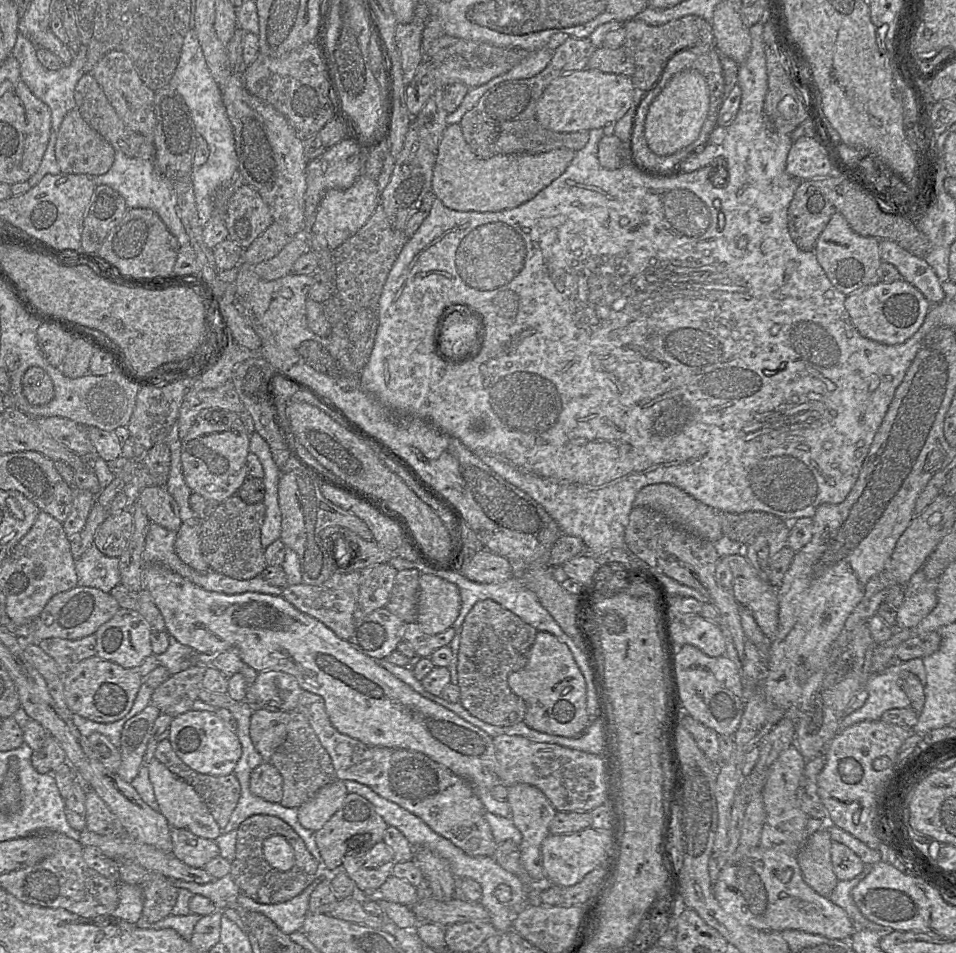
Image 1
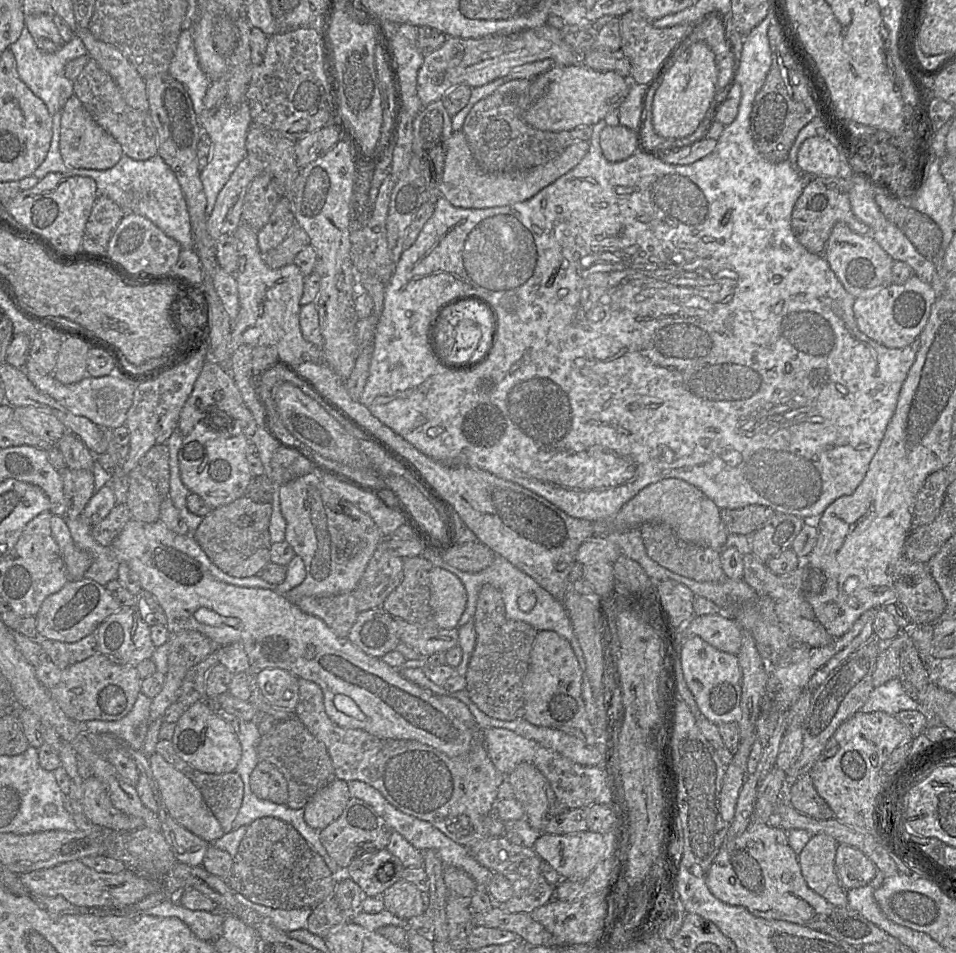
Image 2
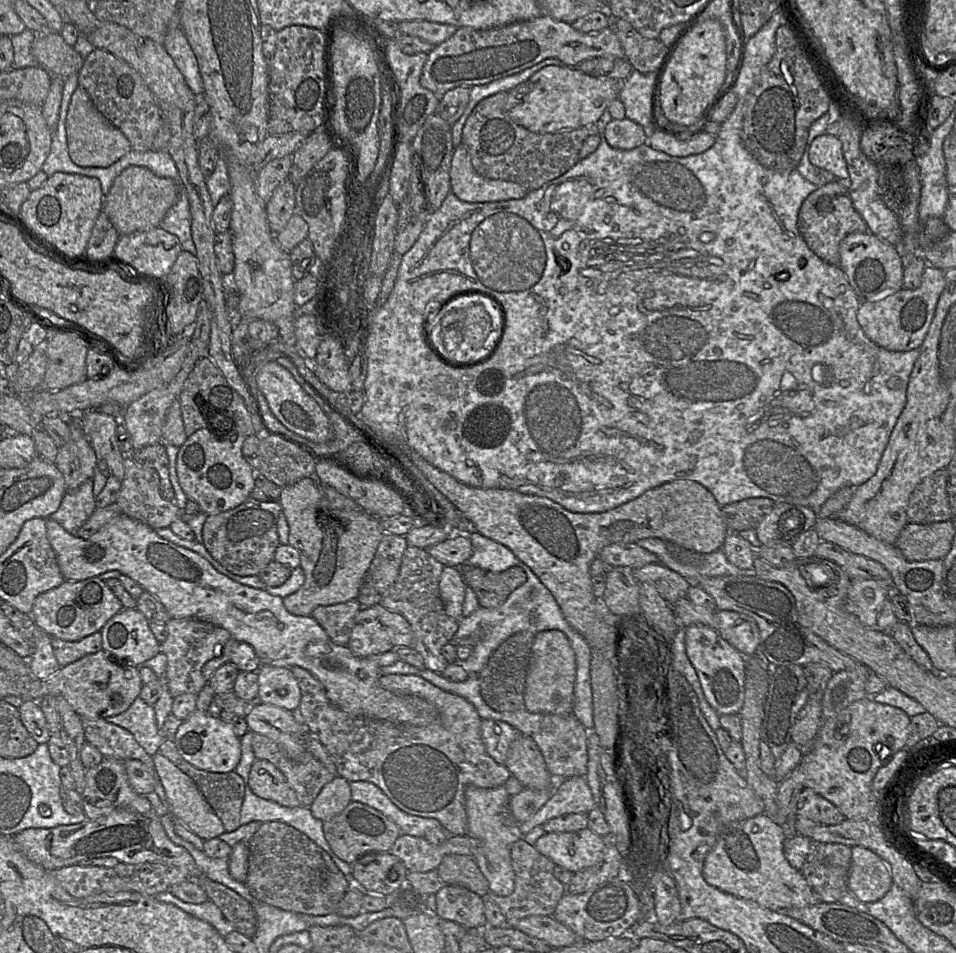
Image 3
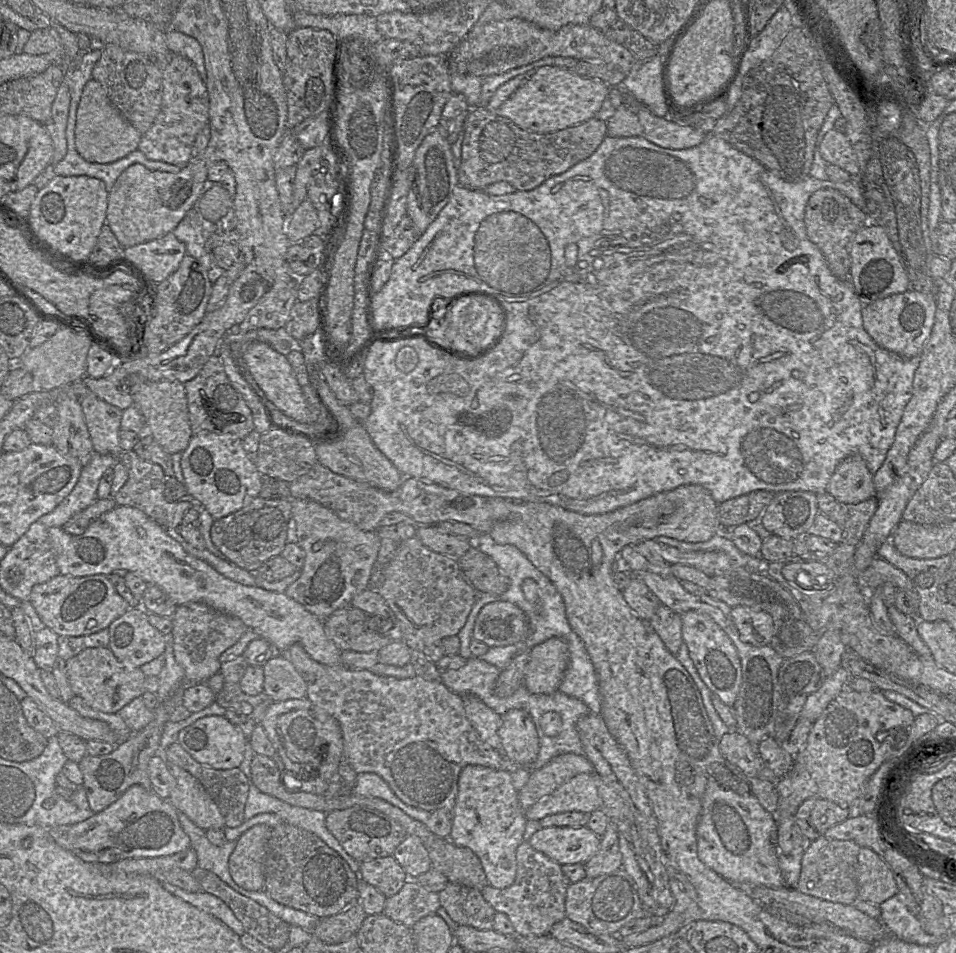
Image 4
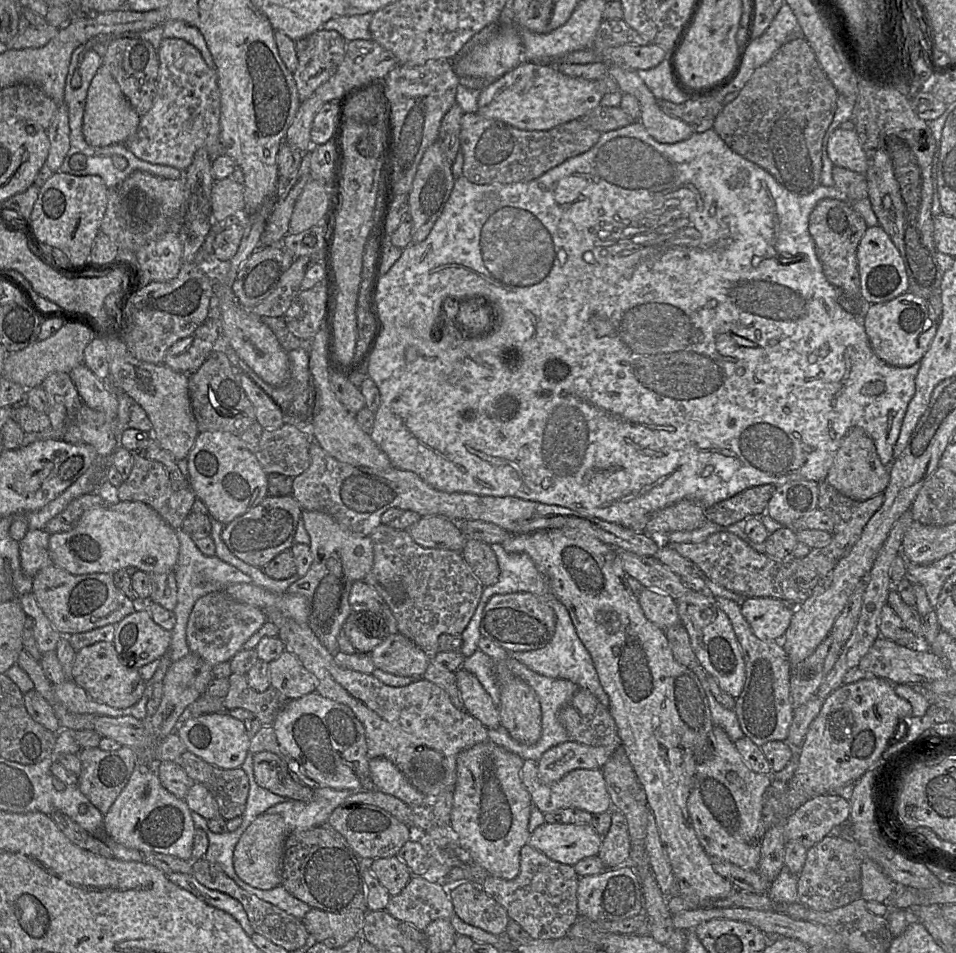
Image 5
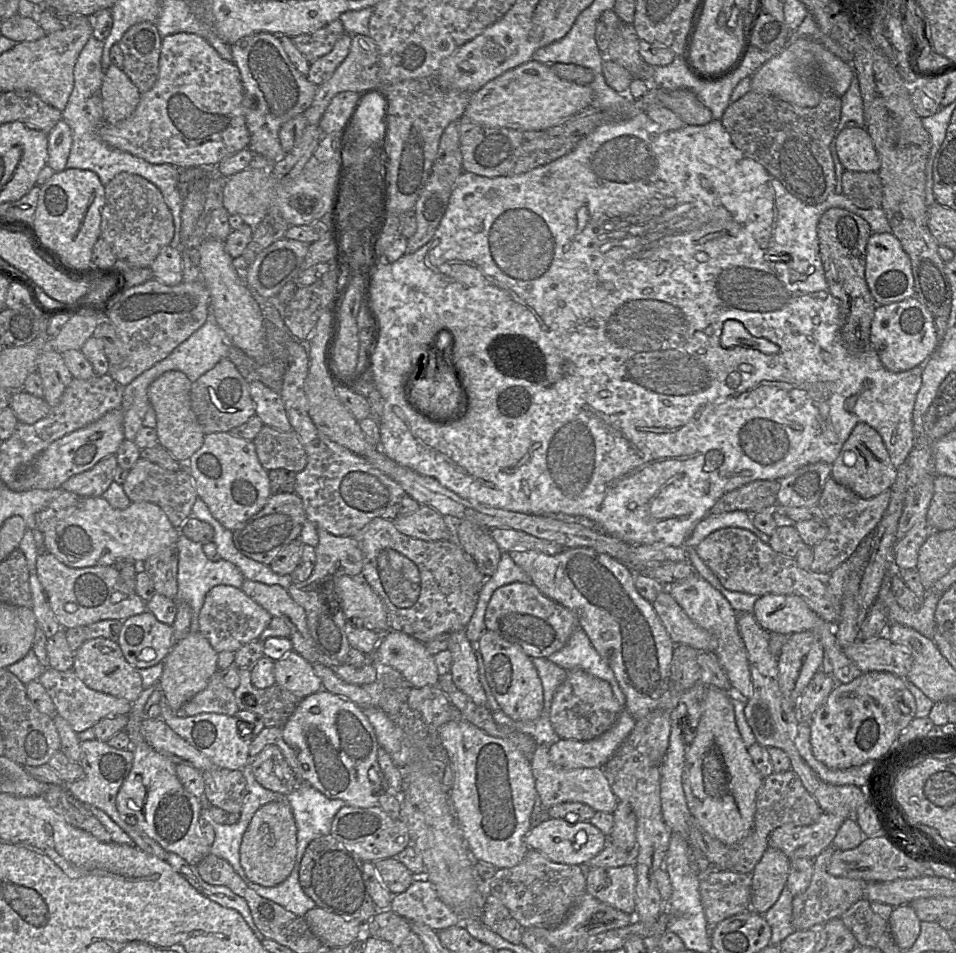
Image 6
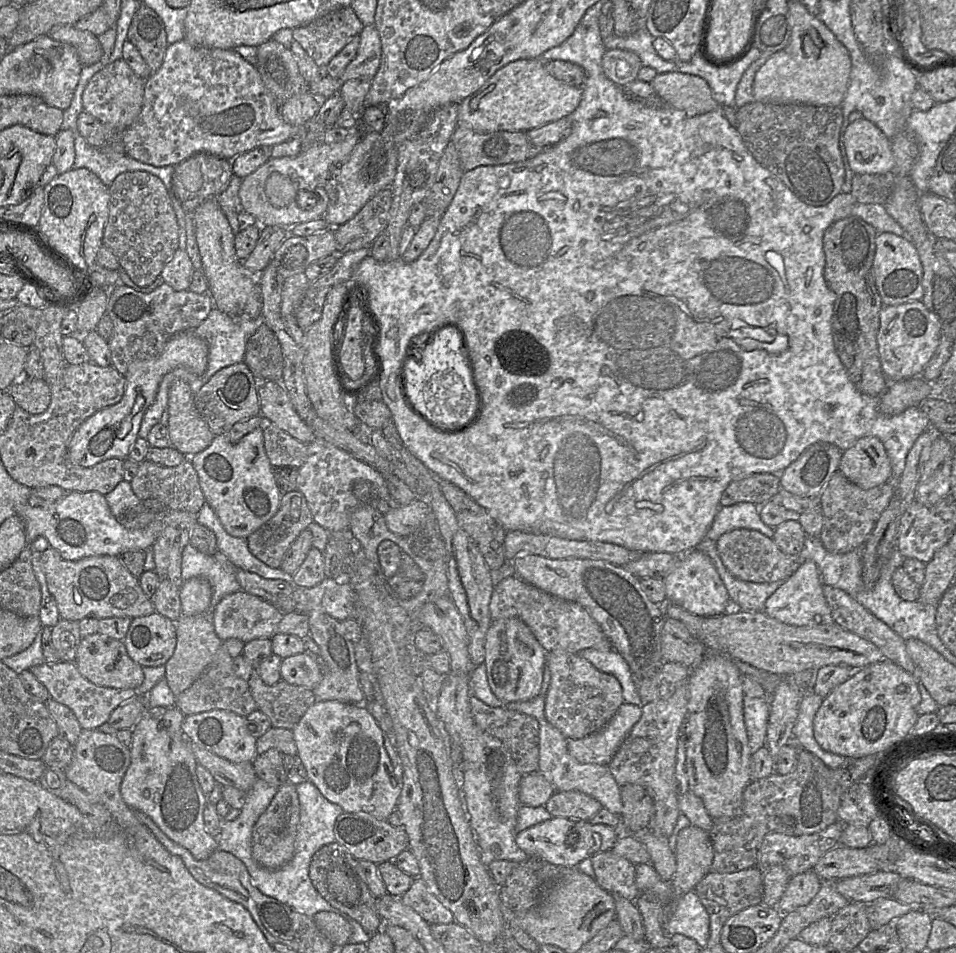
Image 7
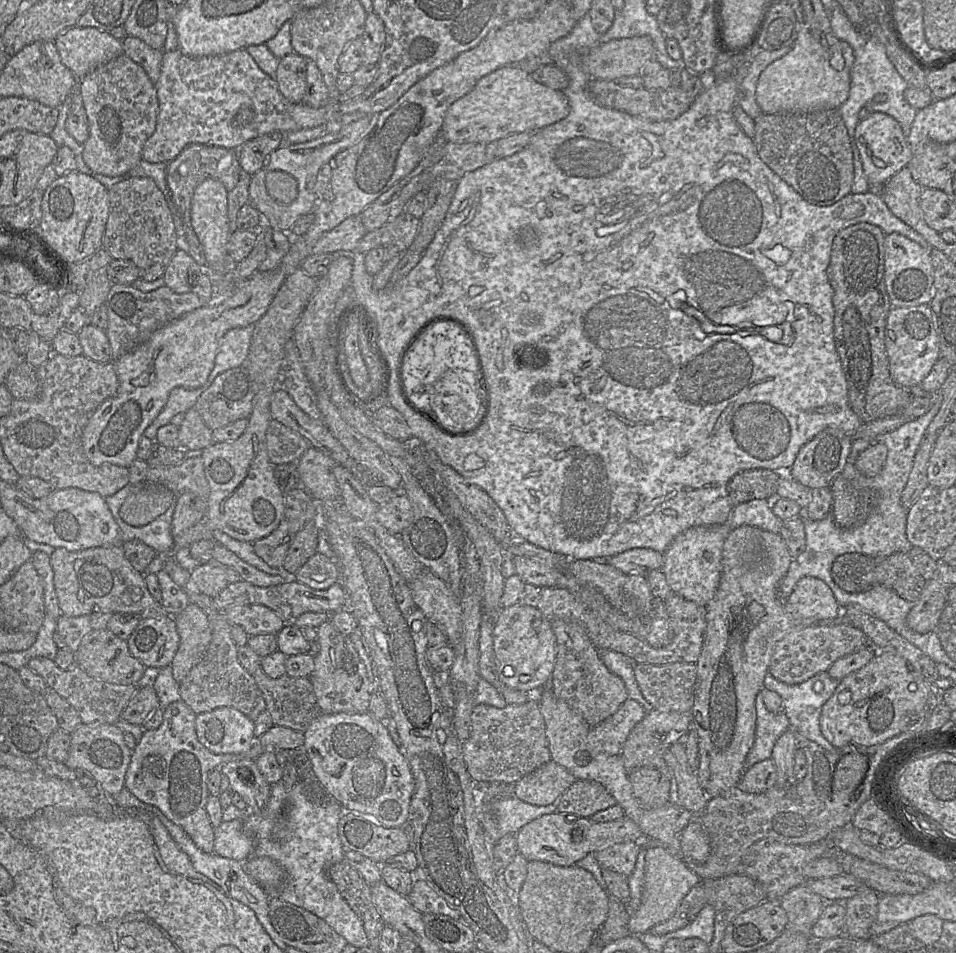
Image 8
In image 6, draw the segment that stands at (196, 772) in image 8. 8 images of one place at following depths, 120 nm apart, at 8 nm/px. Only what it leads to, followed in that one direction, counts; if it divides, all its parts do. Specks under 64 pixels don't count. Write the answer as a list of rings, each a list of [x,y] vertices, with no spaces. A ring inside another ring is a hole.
[[[157,687],[144,688],[128,713],[129,721],[125,731],[129,735],[129,749],[134,757],[132,768],[117,793],[116,807],[120,814],[126,816],[128,823],[138,826],[168,853],[175,853],[189,864],[197,865],[210,853],[210,846],[198,829],[203,805],[200,798],[186,791],[181,784],[176,774],[176,764],[154,750],[141,733],[141,723],[146,717],[145,704]]]

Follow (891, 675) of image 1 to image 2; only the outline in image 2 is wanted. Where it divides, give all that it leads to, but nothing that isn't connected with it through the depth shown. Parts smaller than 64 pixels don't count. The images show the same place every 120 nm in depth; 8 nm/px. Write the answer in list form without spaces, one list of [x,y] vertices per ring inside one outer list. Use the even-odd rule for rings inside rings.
[[[899,677],[874,687],[859,711],[862,713],[882,711],[895,715],[903,710],[919,709],[919,703],[908,693],[902,678]]]

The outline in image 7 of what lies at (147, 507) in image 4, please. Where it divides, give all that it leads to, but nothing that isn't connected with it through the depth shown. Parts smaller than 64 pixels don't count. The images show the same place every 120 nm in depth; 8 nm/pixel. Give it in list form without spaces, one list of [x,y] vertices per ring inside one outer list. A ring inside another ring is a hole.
[[[186,458],[181,464],[175,467],[167,467],[144,460],[139,463],[137,474],[130,484],[133,492],[141,501],[158,502],[166,510],[198,513],[206,502],[197,472],[190,458]]]

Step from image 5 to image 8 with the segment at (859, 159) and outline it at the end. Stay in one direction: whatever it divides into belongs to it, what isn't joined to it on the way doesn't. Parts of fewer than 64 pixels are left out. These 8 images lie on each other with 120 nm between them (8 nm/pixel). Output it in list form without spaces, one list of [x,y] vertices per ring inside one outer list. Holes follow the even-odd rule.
[[[873,112],[862,119],[856,126],[854,141],[870,186],[883,186],[894,174],[907,167],[913,157],[901,125],[885,113]]]

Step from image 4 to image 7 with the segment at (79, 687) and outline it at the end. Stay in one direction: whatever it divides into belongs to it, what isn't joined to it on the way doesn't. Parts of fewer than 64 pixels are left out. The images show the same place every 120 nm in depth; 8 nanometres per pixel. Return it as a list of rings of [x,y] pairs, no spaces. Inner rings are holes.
[[[98,632],[81,639],[74,663],[83,677],[98,686],[137,690],[144,680],[143,667],[129,657],[123,641]]]

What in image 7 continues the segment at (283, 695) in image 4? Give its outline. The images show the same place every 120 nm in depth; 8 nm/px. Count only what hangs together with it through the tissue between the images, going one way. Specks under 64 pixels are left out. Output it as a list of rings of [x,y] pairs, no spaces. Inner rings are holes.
[[[304,651],[283,658],[280,675],[289,684],[313,689],[322,678],[322,669],[317,659]]]

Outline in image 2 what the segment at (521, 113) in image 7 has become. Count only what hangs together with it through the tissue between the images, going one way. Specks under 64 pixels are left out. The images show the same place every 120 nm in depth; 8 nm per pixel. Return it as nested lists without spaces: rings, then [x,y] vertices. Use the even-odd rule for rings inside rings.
[[[582,63],[568,66],[554,66],[532,80],[530,102],[524,112],[524,120],[532,127],[551,132],[573,130],[581,126],[593,126],[605,116],[619,108],[630,90],[630,79],[614,71],[596,71]]]

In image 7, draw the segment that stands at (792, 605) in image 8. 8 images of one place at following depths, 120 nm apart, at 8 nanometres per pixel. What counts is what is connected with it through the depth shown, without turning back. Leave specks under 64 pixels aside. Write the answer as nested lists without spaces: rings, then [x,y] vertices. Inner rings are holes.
[[[807,560],[766,600],[764,612],[786,624],[816,626],[834,623],[831,609],[823,594],[823,582],[815,562]]]

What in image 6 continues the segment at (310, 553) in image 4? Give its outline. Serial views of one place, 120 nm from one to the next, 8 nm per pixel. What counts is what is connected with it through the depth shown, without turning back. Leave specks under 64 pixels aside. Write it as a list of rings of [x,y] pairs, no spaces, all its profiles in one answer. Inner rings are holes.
[[[316,527],[318,544],[315,547],[316,561],[311,575],[304,581],[292,583],[287,591],[291,598],[305,611],[308,630],[319,652],[339,662],[347,663],[347,657],[351,648],[345,633],[346,617],[343,613],[339,597],[334,588],[335,581],[342,576],[359,576],[363,568],[363,554],[358,541],[354,537],[336,536],[322,527]]]

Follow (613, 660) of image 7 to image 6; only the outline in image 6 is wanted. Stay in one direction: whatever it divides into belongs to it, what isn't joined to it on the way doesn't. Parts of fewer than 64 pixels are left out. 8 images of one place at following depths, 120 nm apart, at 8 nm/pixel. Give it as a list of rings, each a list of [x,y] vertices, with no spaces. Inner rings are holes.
[[[580,627],[576,628],[565,646],[547,657],[566,671],[582,670],[597,678],[607,681],[614,697],[621,706],[625,704],[625,695],[621,691],[613,671],[591,644],[587,634]]]

